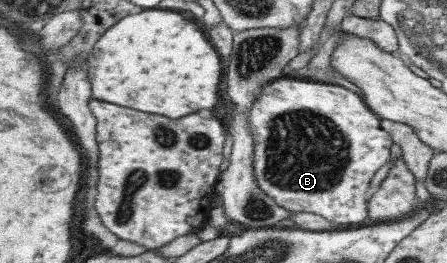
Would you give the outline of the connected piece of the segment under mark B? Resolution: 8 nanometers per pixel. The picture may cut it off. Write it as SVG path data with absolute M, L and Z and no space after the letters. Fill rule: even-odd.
M285 76L263 87L260 98L257 98L257 102L253 103L253 110L249 111L248 122L250 123L248 124L248 130L252 133L255 140L255 156L257 158L255 158L253 168L256 169L256 182L277 204L292 212L315 213L337 224L350 227L358 227L369 222L369 198L374 191L369 188L371 186L371 178L377 174L377 170L381 170L381 168L389 164L392 158L393 143L395 142L392 140L391 134L382 128L381 117L369 107L367 100L362 95L335 84Z

